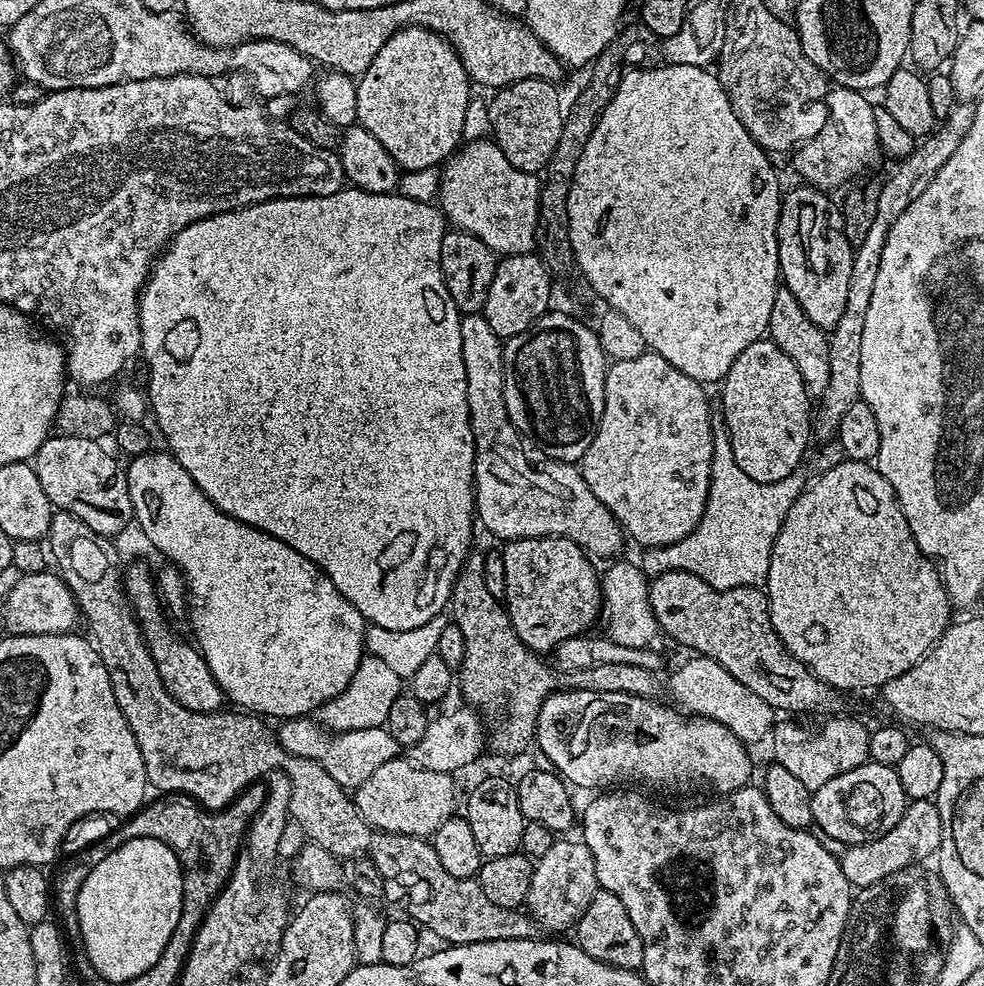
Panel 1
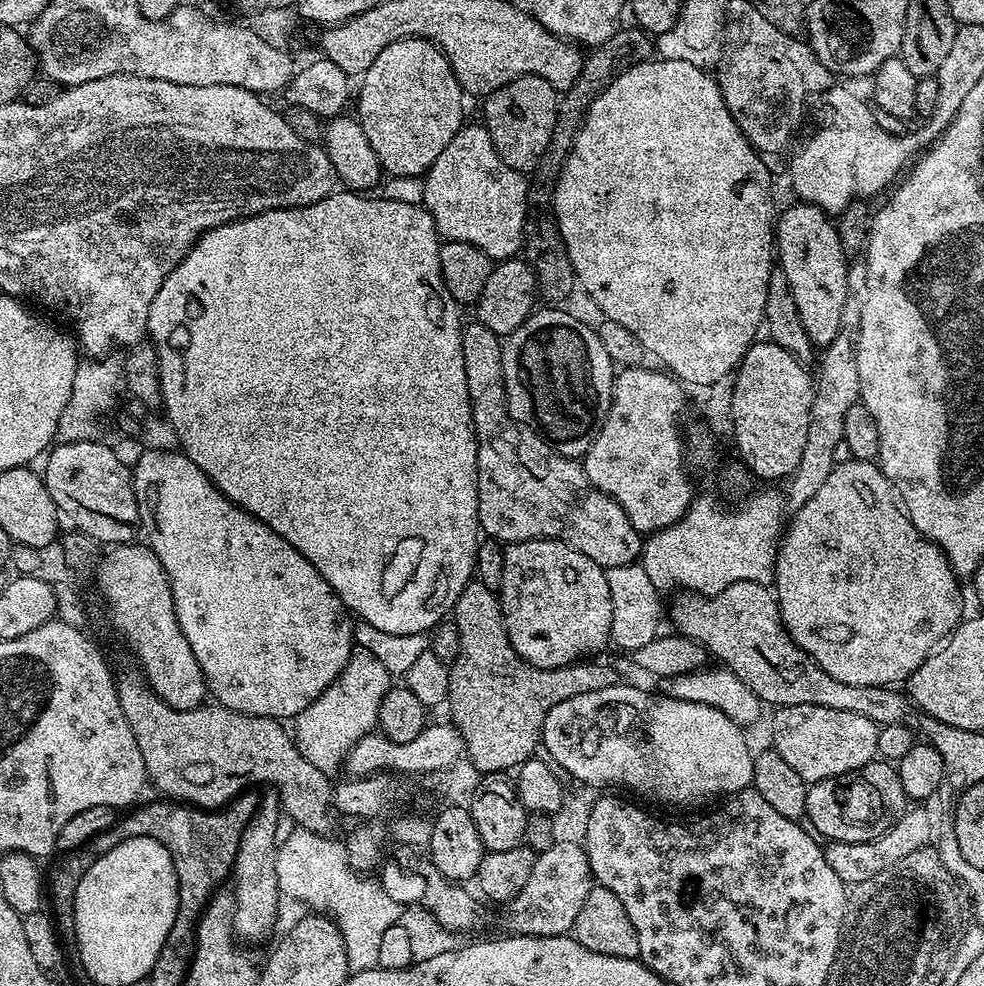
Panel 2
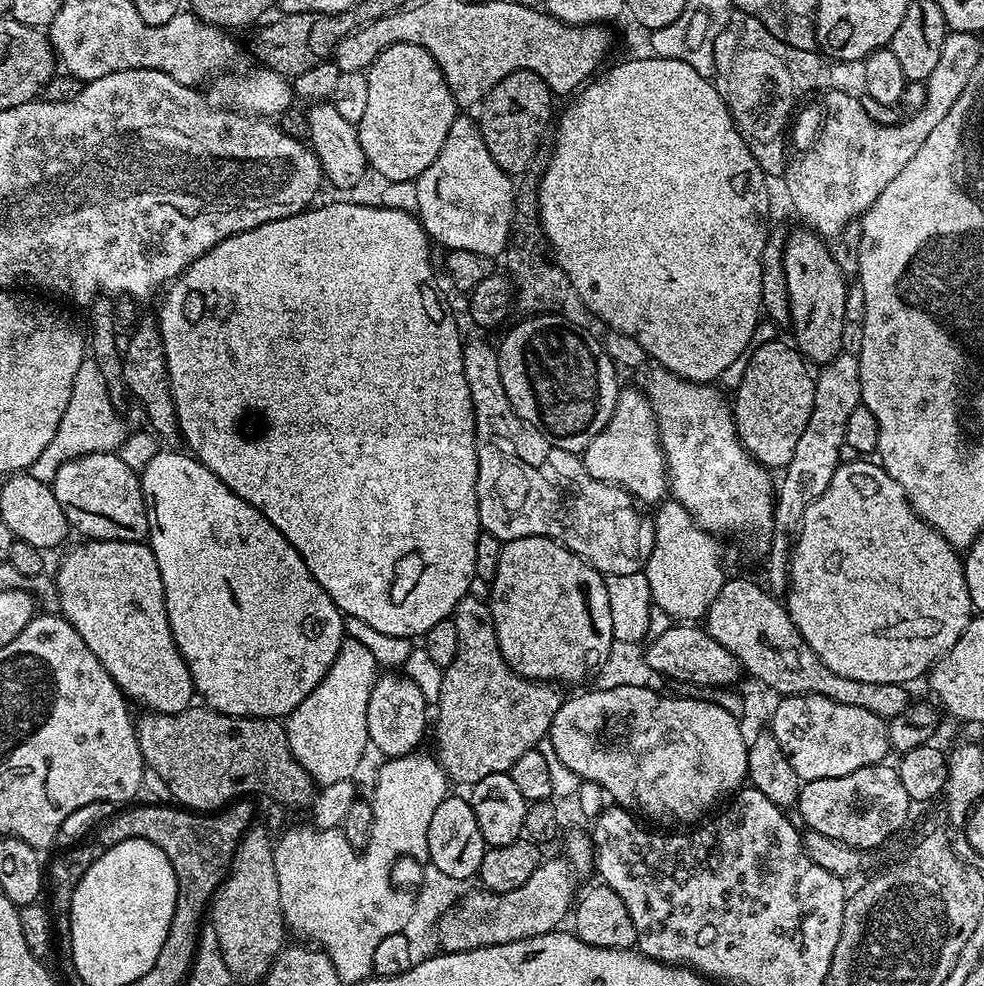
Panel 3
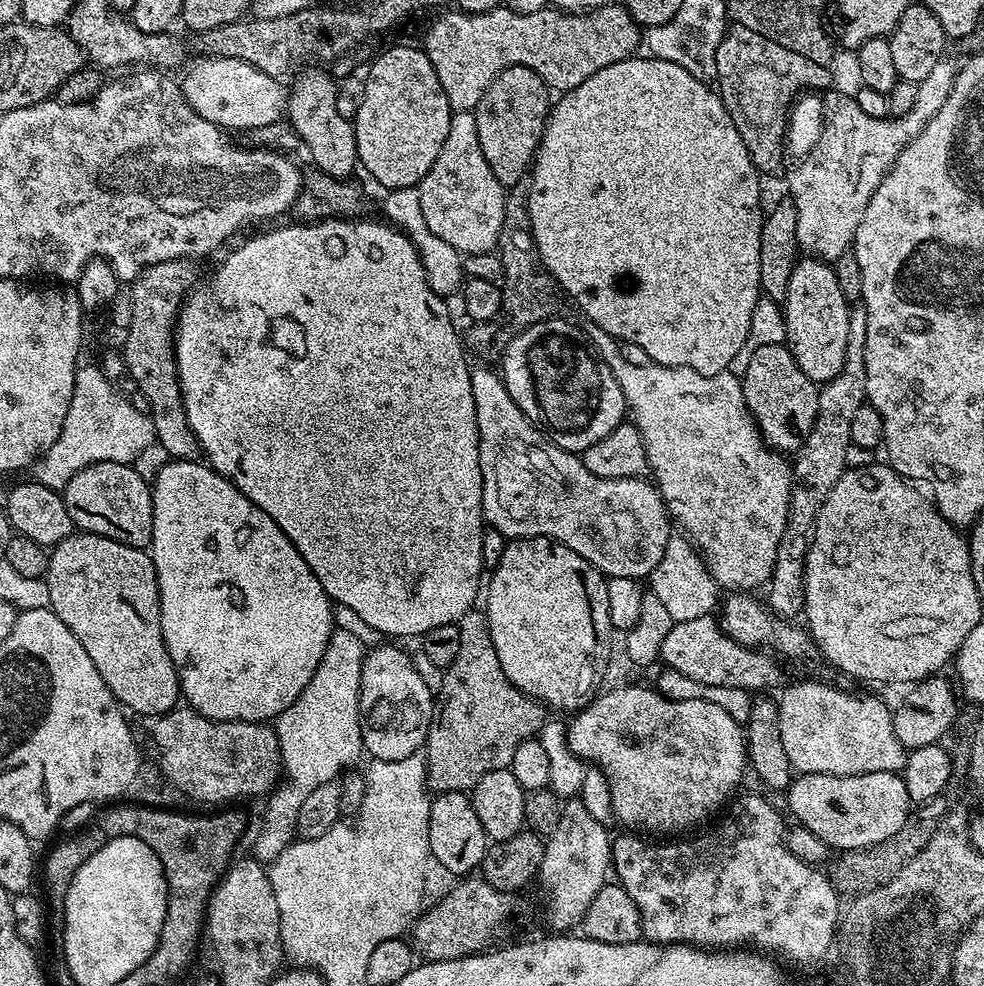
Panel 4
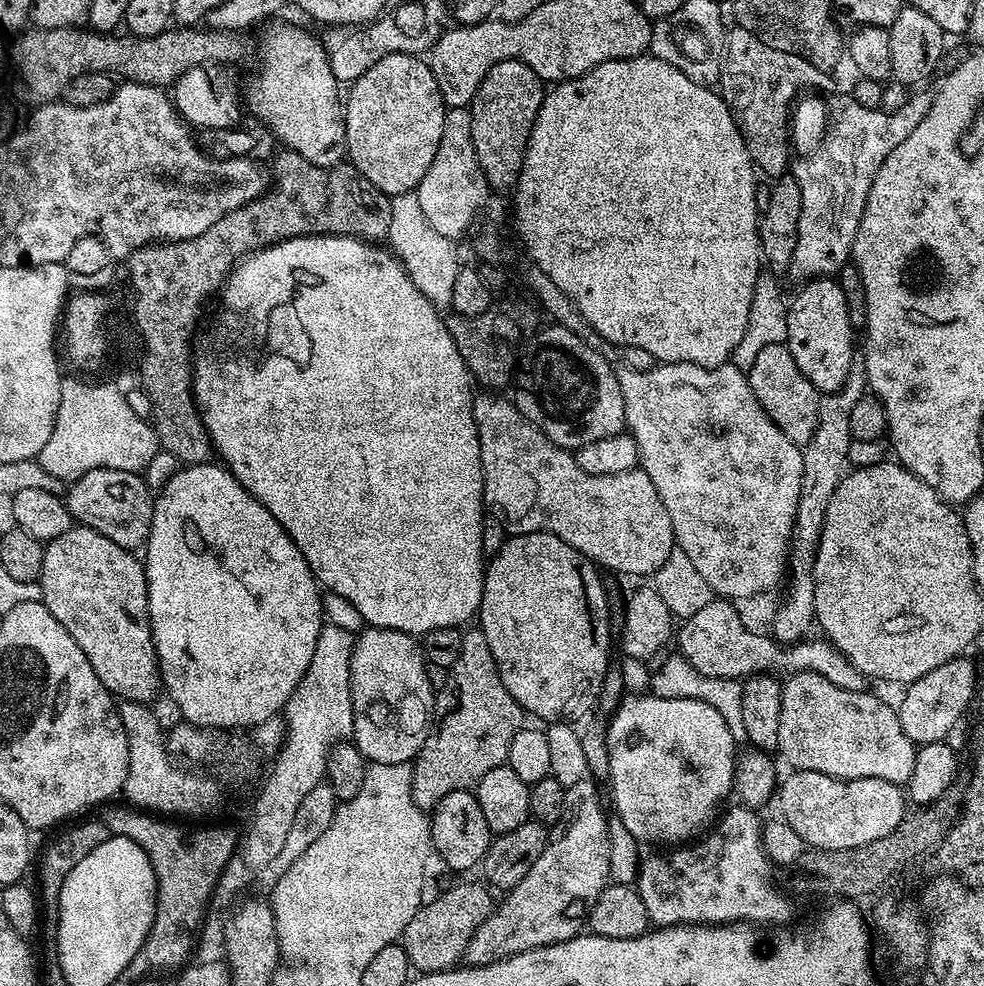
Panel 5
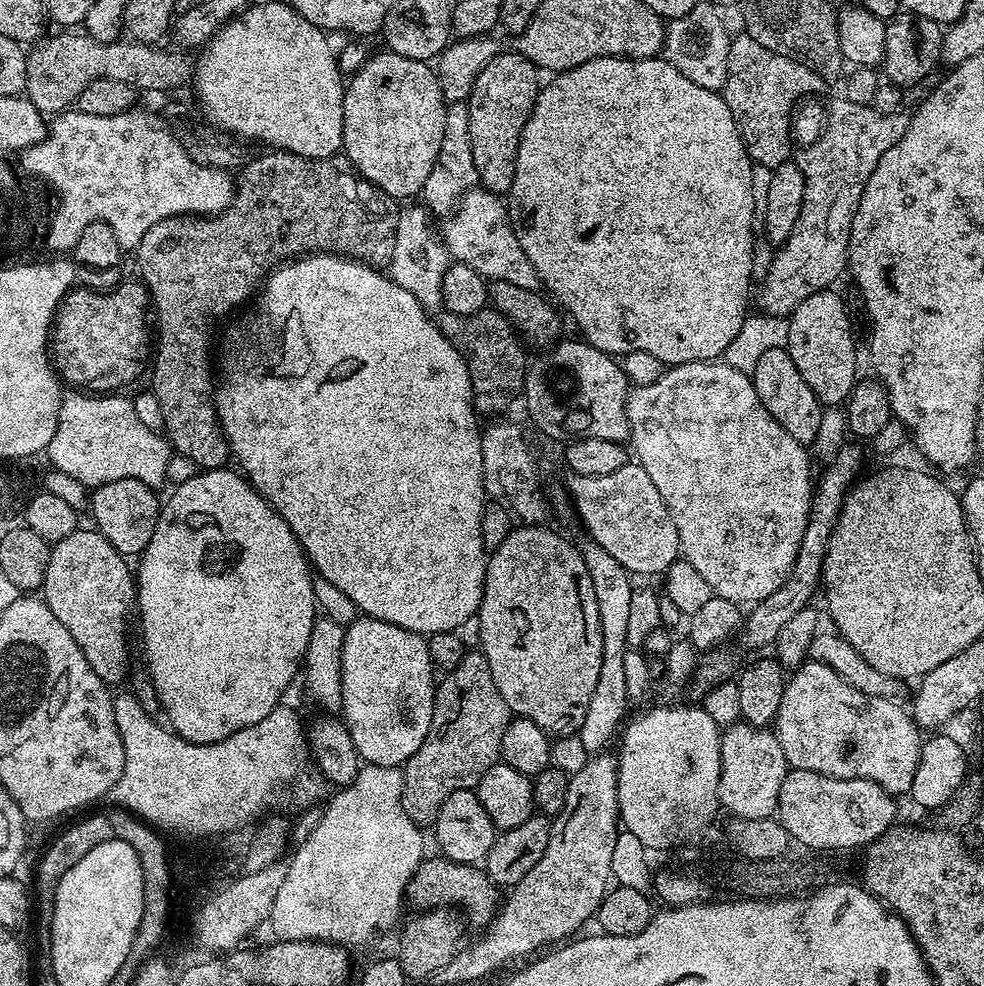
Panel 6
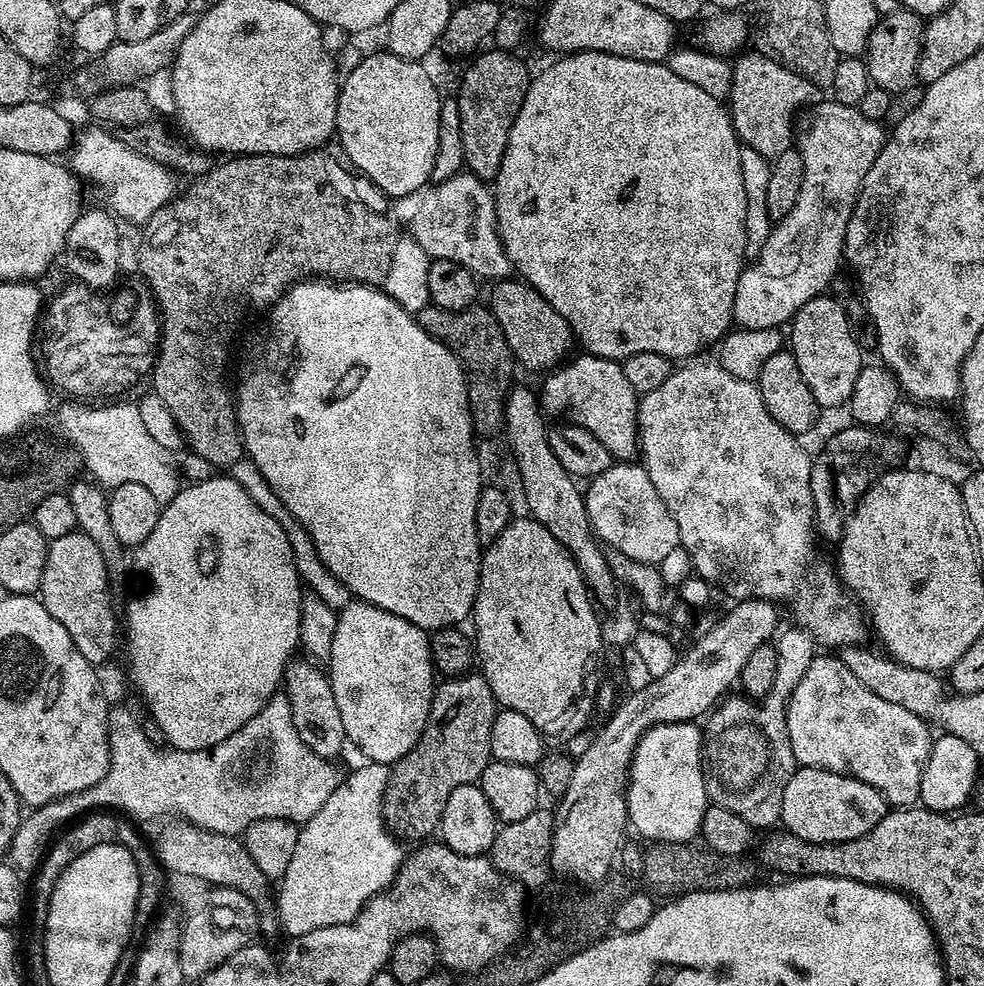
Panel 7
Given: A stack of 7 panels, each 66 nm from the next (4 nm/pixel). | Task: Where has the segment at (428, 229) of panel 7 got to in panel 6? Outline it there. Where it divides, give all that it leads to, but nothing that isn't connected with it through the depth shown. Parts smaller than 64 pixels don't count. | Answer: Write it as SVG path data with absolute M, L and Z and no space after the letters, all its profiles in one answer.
M479 186L472 187L456 201L454 209L443 222L442 241L455 263L470 266L470 270L478 270L478 274L487 281L498 279L525 290L541 291L538 270L534 270L530 258L526 258L516 231L512 229L505 201L497 193L488 192Z

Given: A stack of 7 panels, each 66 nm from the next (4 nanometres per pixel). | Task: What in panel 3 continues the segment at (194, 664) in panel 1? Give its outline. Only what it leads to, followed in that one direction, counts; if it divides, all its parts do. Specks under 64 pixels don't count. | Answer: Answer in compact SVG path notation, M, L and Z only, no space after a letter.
M85 539L80 543L84 544L70 549L65 554L64 561L60 564L60 569L54 572L57 596L60 599L59 615L68 620L70 626L74 626L74 630L78 630L82 642L86 642L86 646L90 646L90 654L94 654L94 658L98 658L98 662L102 662L106 674L110 674L112 681L120 687L120 693L131 701L133 705L141 704L141 709L149 712L161 712L162 714L178 714L182 710L193 707L196 687L192 685L190 670L186 666L186 662L182 658L182 654L172 637L170 622L166 614L166 598L164 597L164 587L162 586L162 574L158 570L158 562L154 558L151 547L144 542L122 542L121 540Z

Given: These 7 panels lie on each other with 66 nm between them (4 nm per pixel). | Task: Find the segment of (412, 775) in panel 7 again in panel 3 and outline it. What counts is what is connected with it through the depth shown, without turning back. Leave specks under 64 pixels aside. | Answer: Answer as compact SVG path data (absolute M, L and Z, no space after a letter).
M475 594L463 596L458 602L454 613L454 619L458 626L458 654L454 654L454 662L450 662L450 666L443 669L444 677L442 678L441 696L434 703L434 732L436 728L436 752L435 759L440 761L440 765L444 768L444 773L448 775L449 781L465 786L476 784L482 778L486 778L490 774L498 774L499 772L511 773L514 762L518 762L518 758L522 758L522 754L529 752L531 748L537 747L541 739L547 737L550 726L554 722L554 714L558 714L560 705L564 703L565 693L560 693L555 683L541 682L538 680L528 680L525 676L520 676L513 670L509 664L502 658L502 650L498 646L498 638L494 630L494 618L492 617L492 606L487 599L479 600Z

